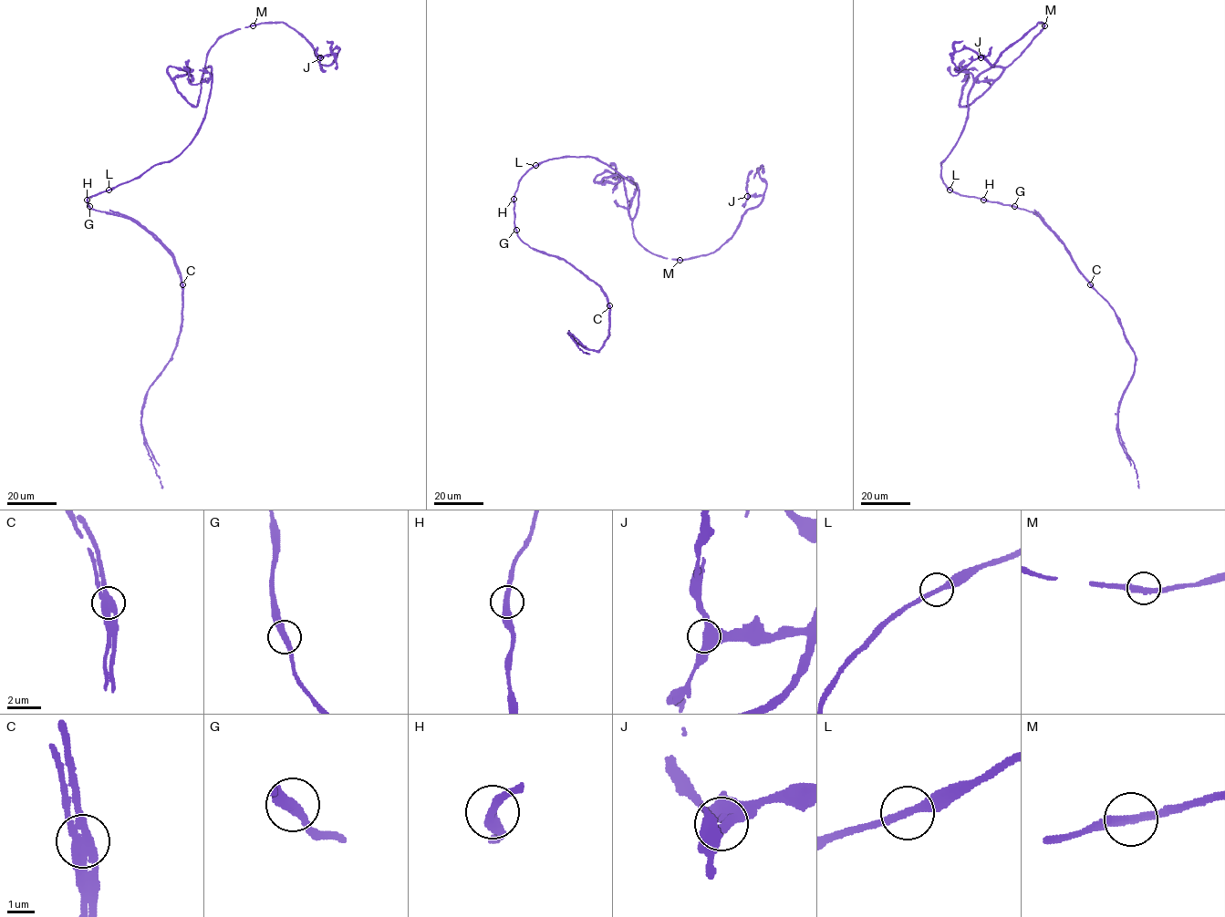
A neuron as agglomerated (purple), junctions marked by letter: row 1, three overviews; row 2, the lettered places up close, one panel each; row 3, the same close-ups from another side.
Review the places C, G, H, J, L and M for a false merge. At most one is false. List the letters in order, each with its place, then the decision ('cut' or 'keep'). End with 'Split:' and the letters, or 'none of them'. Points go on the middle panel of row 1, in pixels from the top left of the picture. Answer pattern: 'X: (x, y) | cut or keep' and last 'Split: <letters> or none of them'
C: (609, 305) | cut
G: (516, 230) | keep
H: (513, 199) | keep
J: (747, 196) | keep
L: (535, 165) | keep
M: (679, 260) | keep
Split: C

